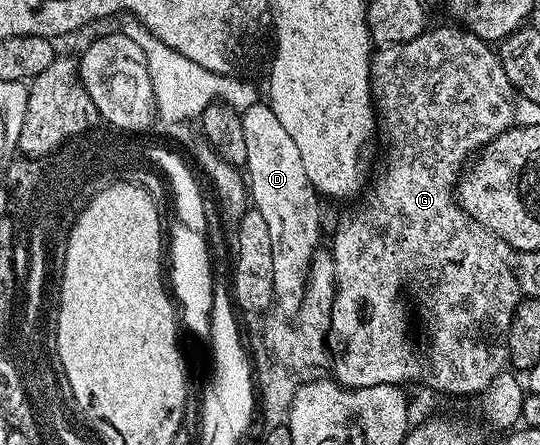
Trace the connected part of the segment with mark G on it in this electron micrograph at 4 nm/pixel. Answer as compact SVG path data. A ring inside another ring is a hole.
M452 25L453 27L434 27L430 26L421 35L415 37L414 40L403 41L401 44L387 44L385 46L378 46L373 52L373 58L370 59L371 77L369 78L369 89L373 93L373 105L377 112L377 125L379 128L379 135L385 138L385 164L381 167L381 172L373 179L373 184L368 184L367 190L364 192L363 198L360 200L361 211L349 211L337 223L337 232L333 235L333 247L331 246L331 254L333 256L333 264L335 265L335 281L337 282L337 296L334 297L333 308L330 311L329 330L327 332L327 347L331 352L331 363L333 359L333 372L332 378L340 383L343 387L370 387L371 385L387 385L392 383L394 385L406 385L412 379L422 379L427 386L433 391L442 391L445 395L474 395L480 396L482 393L488 391L489 387L495 381L495 377L499 377L499 373L506 370L509 363L509 330L511 329L511 321L513 314L519 304L523 302L523 296L519 289L519 281L517 280L517 273L515 270L515 252L513 248L507 245L507 241L503 241L499 237L495 237L495 233L491 233L491 229L487 229L483 225L479 225L479 221L475 221L470 217L461 204L457 202L457 181L461 178L463 172L466 170L467 164L470 162L471 157L476 156L481 148L487 146L491 141L495 141L495 137L499 137L499 133L506 131L508 127L514 126L515 123L515 90L514 87L507 79L507 74L504 73L503 65L500 64L500 57L498 52L494 50L490 44L481 39L474 31L465 30L464 26ZM418 279L421 282L421 323L425 326L425 340L421 343L421 352L417 352L417 343L409 336L409 319L405 316L405 303L401 300L401 290L404 289L408 283L413 283Z

